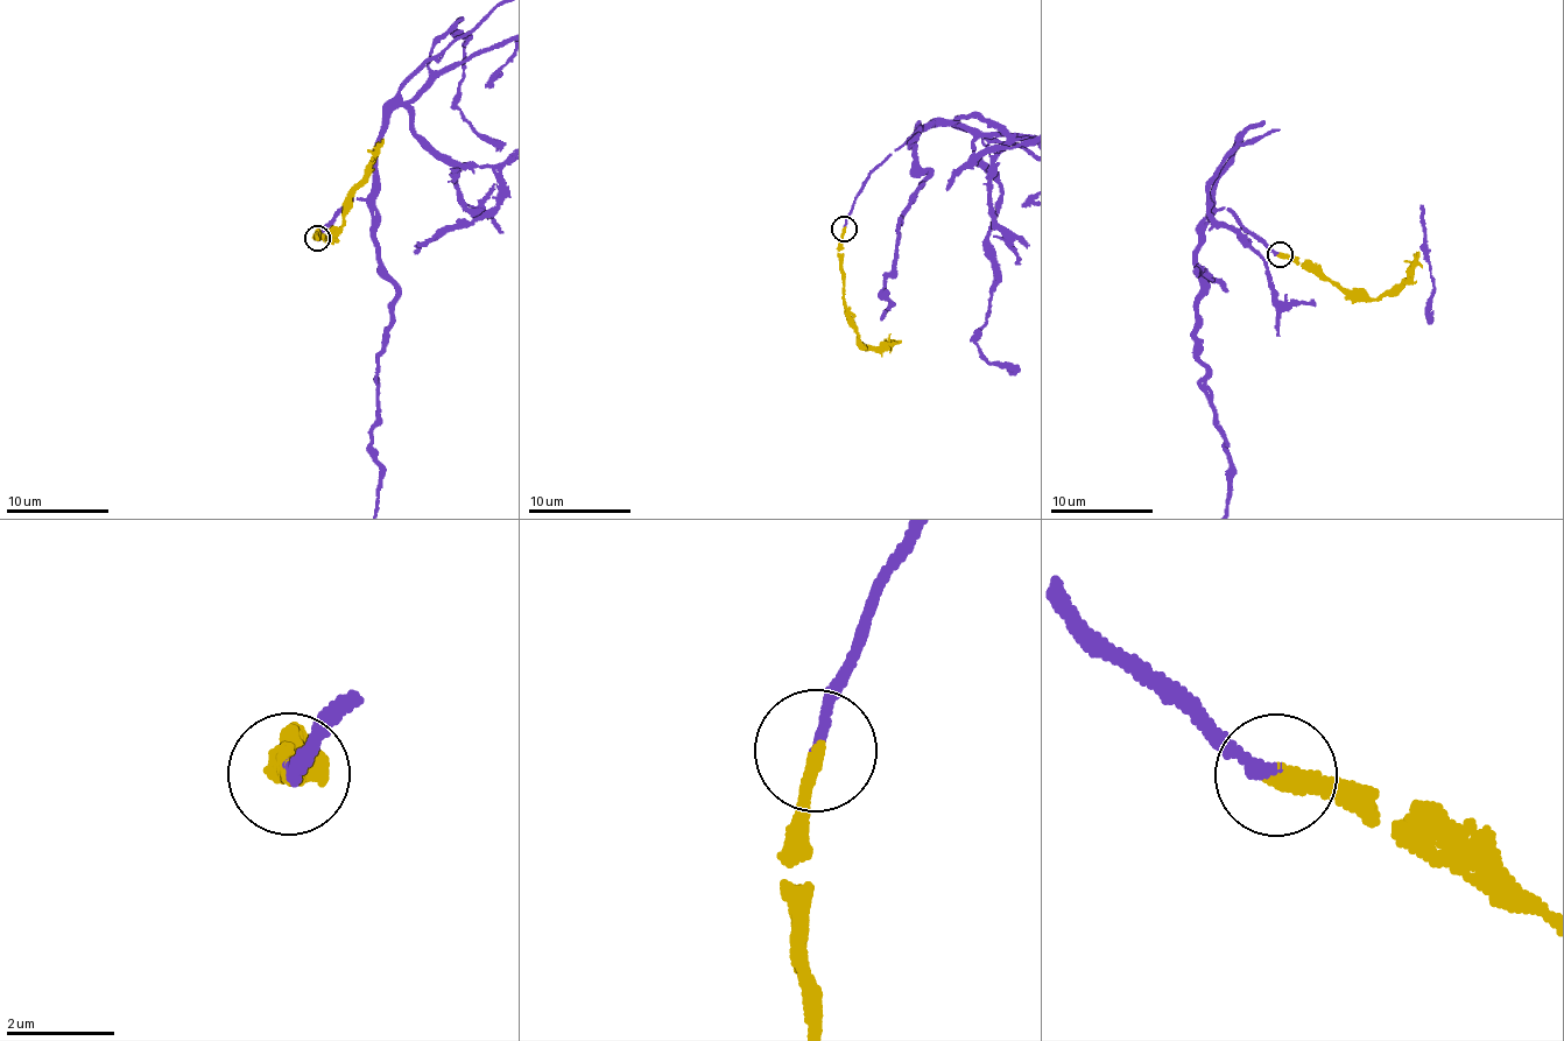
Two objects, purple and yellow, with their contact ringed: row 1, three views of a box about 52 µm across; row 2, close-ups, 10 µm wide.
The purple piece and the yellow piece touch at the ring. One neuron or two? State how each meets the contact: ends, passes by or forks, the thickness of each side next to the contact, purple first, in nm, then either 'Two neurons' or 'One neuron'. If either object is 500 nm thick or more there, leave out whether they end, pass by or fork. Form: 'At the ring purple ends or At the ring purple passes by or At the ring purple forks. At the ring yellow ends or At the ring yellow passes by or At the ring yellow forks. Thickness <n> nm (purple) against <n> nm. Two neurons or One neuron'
At the ring purple ends. At the ring yellow ends. Thickness 200 nm (purple) against 280 nm. One neuron

